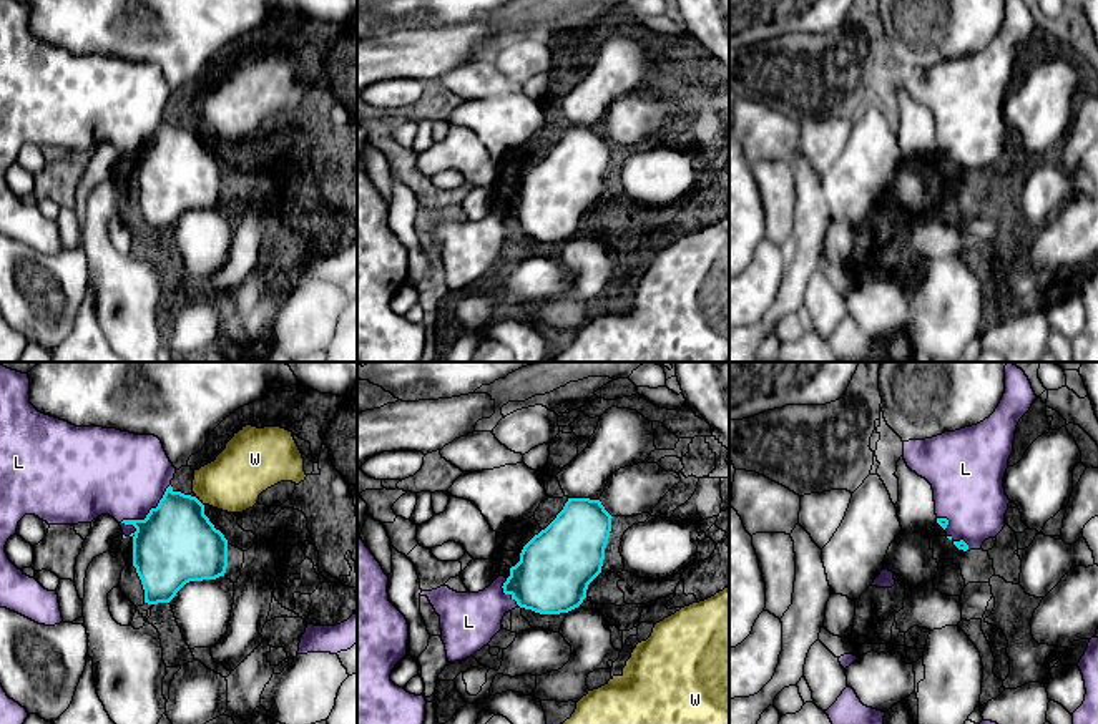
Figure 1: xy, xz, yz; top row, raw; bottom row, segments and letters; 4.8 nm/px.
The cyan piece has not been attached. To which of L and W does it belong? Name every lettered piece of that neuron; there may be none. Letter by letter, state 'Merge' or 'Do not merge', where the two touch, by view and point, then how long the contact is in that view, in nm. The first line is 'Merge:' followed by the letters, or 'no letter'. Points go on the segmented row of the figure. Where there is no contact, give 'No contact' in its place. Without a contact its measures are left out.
Merge: L
L: Merge. Touches cyan at xy (142, 520). Shared border 320 nm
W: Do not merge. Touches cyan at xy (200, 502). Shared border 60 nm

